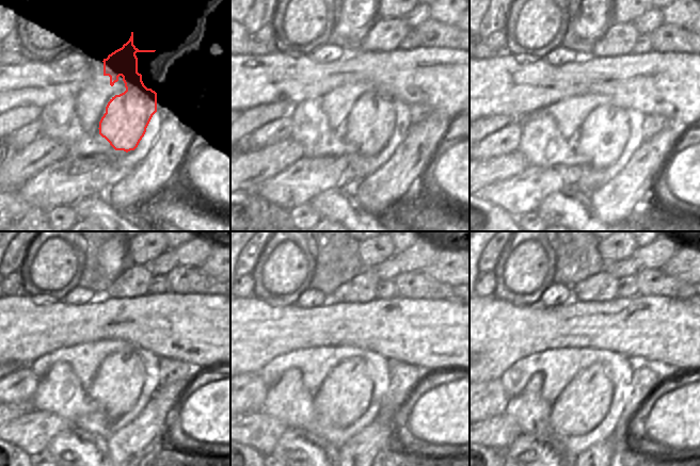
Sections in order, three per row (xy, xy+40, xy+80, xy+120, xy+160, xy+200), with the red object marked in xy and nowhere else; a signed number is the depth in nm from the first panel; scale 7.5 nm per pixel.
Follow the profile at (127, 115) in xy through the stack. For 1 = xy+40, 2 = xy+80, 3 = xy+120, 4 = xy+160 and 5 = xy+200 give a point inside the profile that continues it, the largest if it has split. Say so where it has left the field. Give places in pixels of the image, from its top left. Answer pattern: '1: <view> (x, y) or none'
1: xy+40 (370, 125)
2: xy+80 (604, 135)
3: xy+120 (118, 383)
4: xy+160 (345, 397)
5: xy+200 (585, 402)

